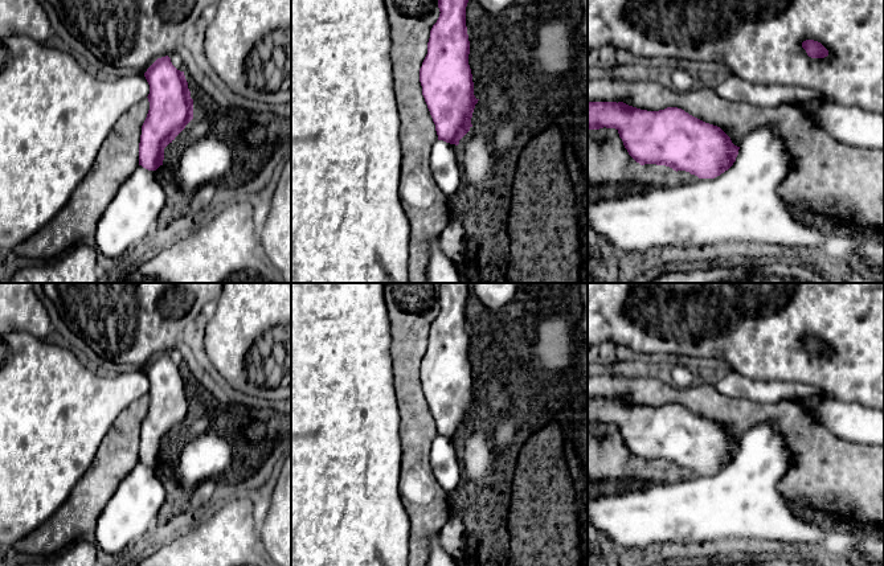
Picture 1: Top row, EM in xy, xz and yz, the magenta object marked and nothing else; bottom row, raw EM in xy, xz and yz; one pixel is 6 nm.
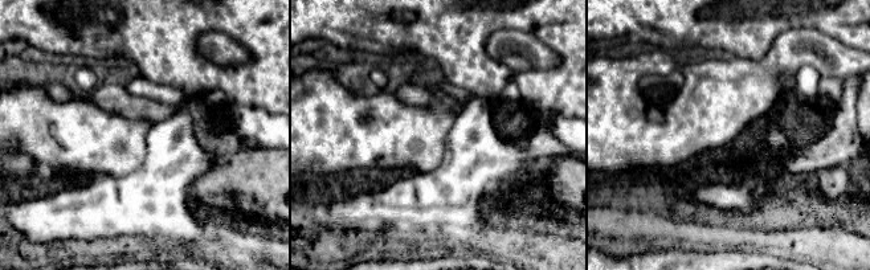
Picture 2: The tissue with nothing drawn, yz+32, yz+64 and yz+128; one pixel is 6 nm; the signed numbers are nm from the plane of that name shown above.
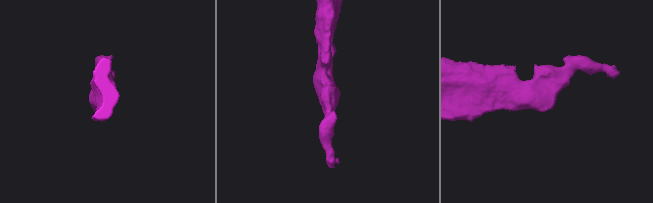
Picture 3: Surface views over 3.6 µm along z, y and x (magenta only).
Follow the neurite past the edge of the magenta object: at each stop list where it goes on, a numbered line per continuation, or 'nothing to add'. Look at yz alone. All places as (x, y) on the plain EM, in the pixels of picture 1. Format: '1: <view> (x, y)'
nothing to add

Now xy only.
nothing to add

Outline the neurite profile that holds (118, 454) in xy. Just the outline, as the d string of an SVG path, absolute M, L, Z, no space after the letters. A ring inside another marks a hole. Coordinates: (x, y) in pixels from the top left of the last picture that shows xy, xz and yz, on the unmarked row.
M146 394L119 414L67 500L48 521L13 545L19 553L50 558L75 541L93 537L106 504L139 463L142 422L148 406Z

